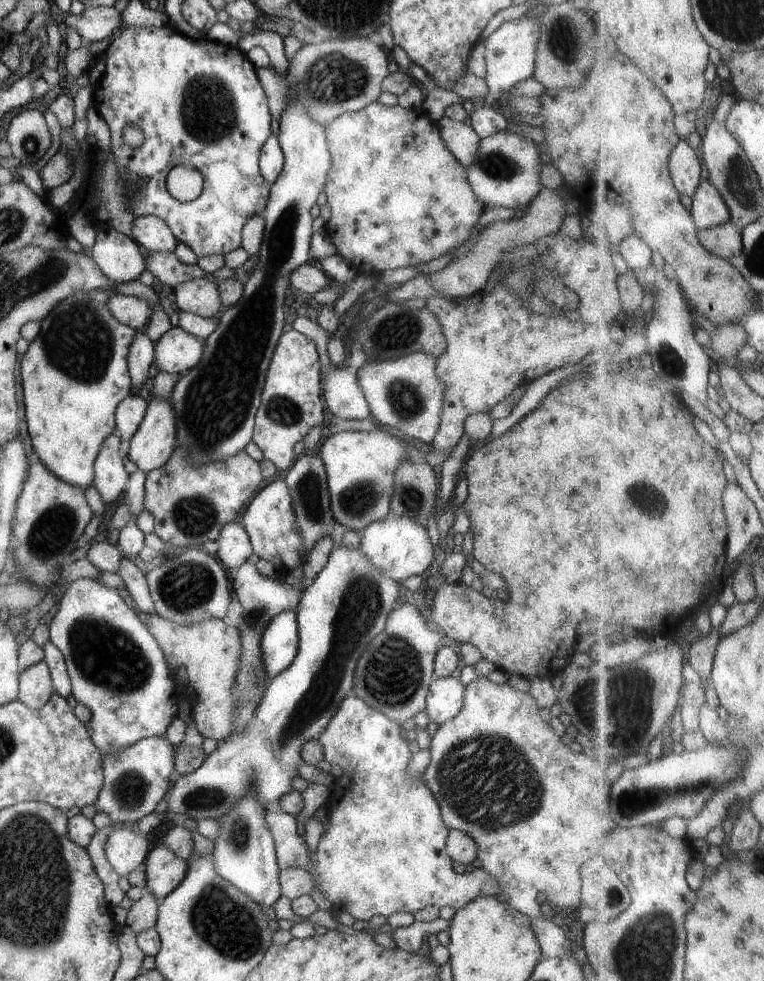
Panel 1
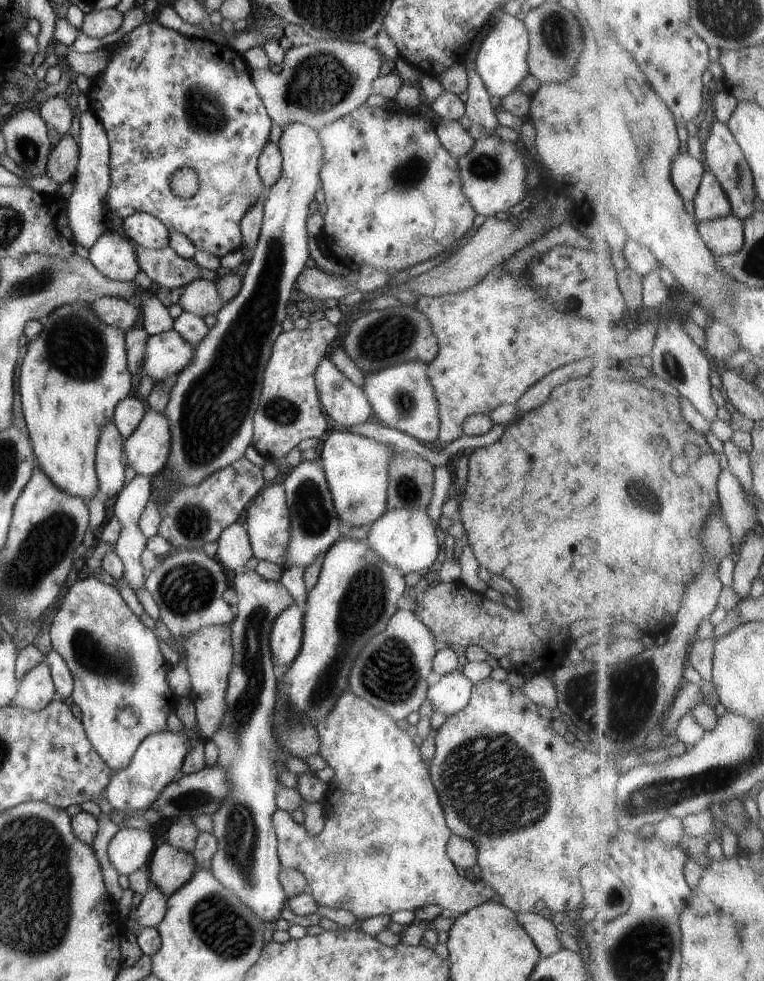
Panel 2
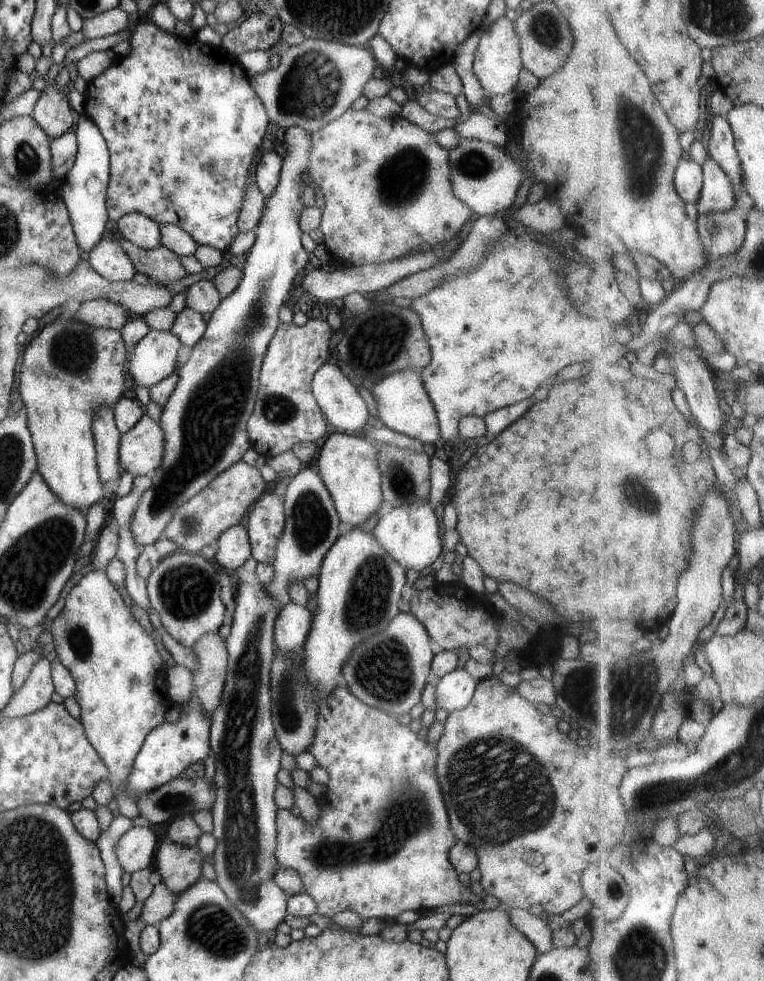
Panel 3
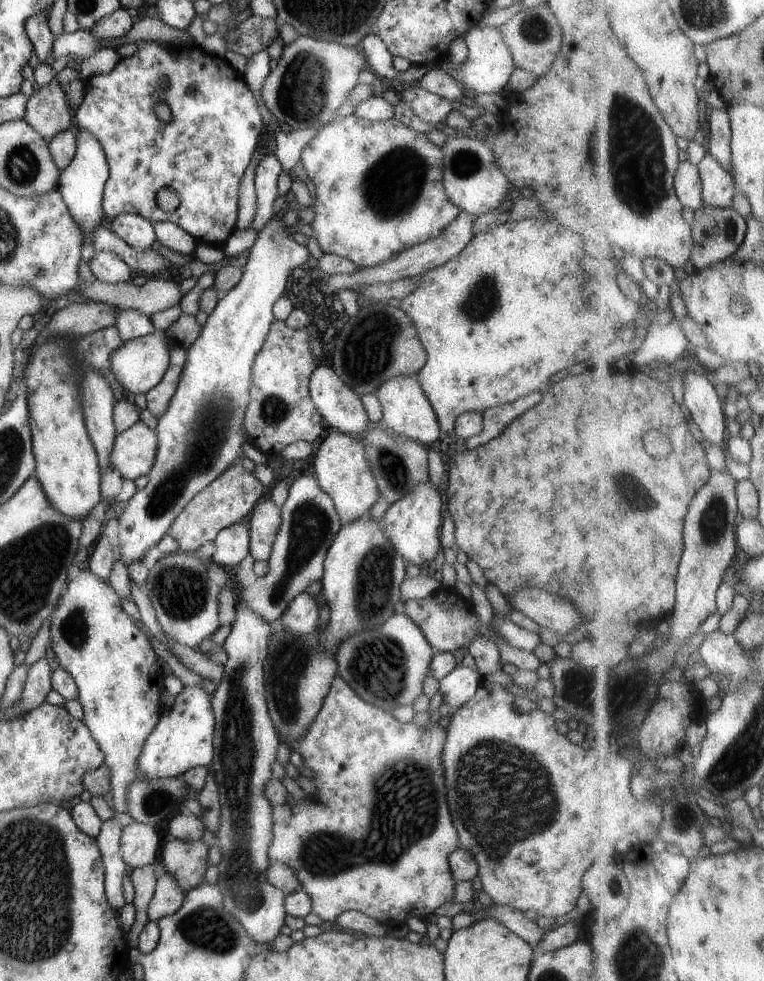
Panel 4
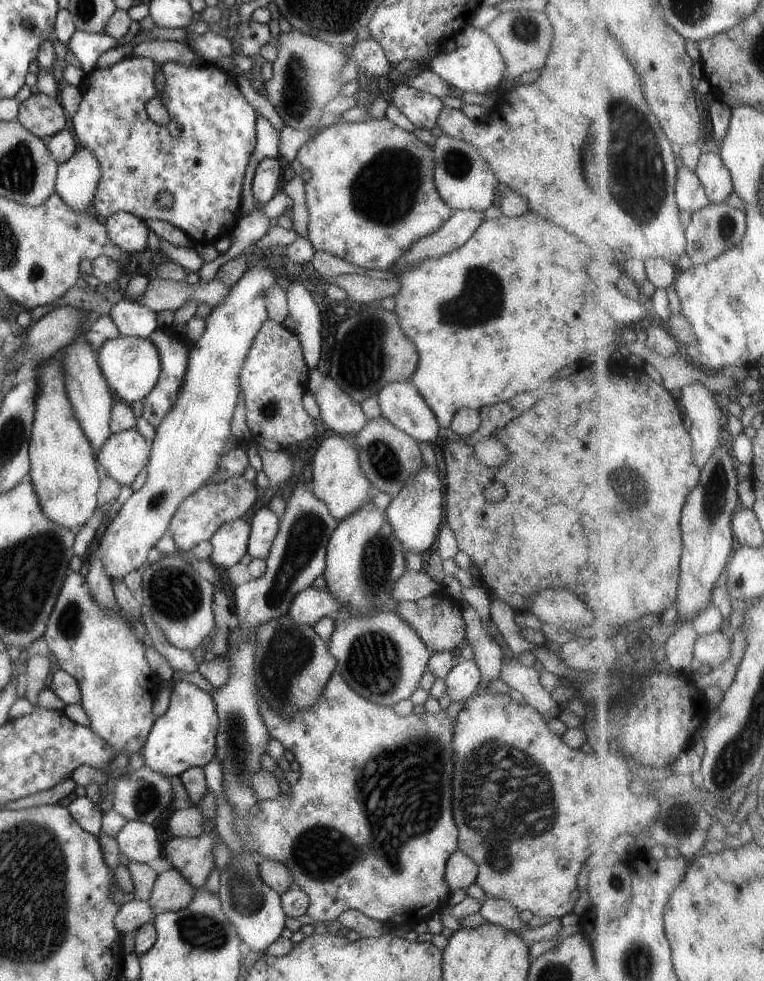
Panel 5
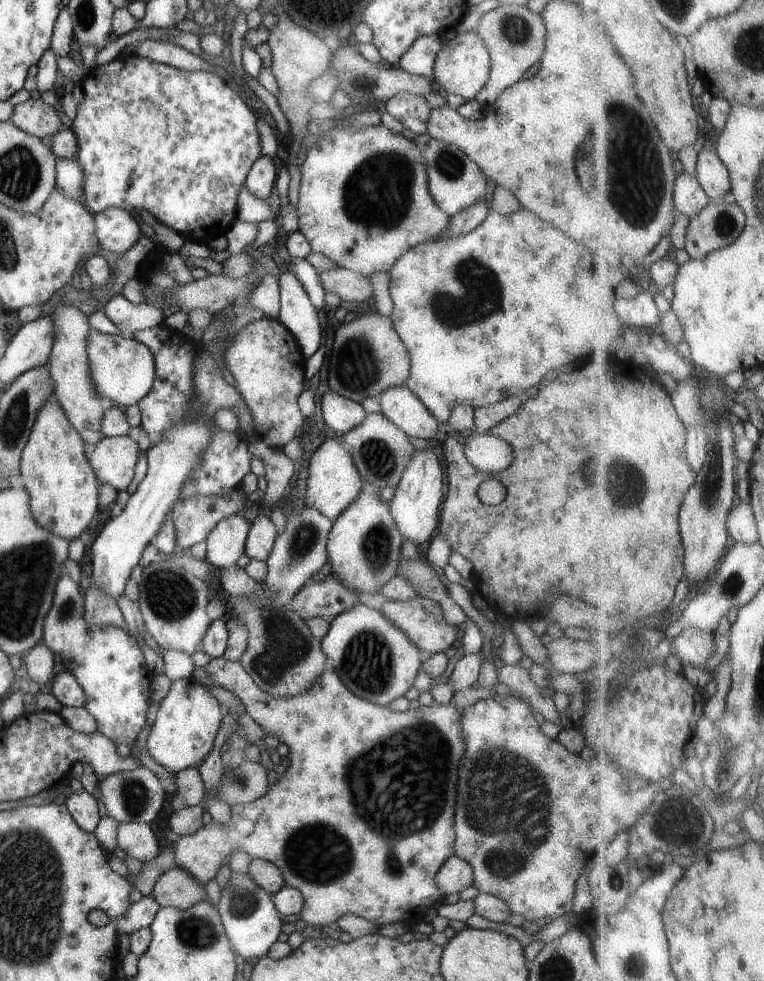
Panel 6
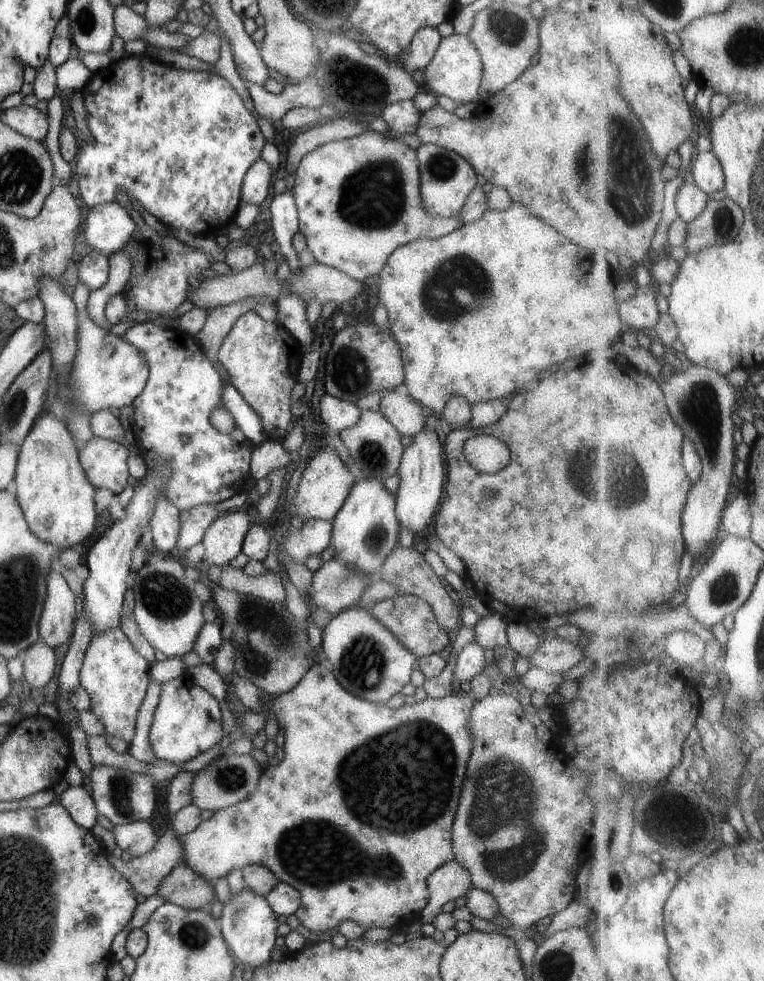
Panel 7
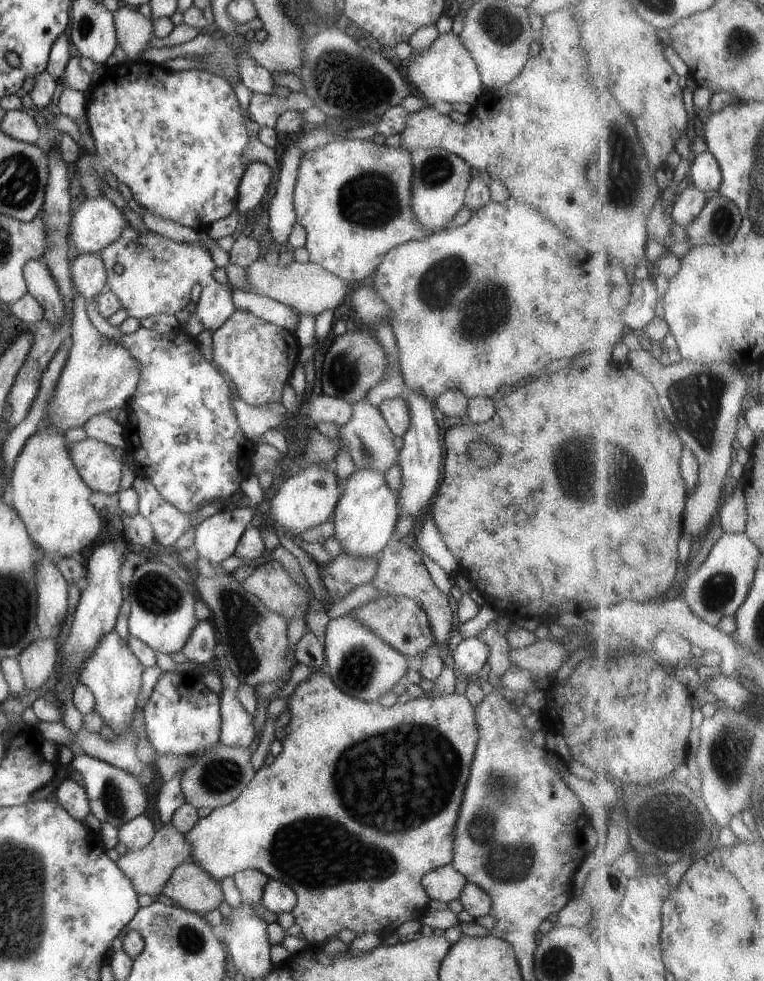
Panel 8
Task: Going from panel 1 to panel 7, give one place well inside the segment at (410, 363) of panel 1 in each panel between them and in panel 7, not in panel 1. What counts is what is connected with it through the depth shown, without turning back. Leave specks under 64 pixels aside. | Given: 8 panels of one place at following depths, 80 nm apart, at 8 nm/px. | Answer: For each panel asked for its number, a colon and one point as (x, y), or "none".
2: (400, 397)
3: (402, 404)
4: (404, 409)
5: (399, 404)
6: (397, 404)
7: (408, 417)

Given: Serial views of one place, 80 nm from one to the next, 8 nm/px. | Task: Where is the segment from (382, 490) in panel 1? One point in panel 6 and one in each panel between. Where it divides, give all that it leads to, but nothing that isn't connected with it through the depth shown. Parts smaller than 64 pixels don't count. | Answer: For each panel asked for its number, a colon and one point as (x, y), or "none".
2: (355, 468)
3: (346, 463)
4: (341, 471)
5: (336, 479)
6: (332, 483)

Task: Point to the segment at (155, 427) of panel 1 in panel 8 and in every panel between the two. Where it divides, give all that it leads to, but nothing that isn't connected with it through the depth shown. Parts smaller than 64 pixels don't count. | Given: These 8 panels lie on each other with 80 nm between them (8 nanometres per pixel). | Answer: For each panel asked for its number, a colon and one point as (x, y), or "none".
2: (146, 449)
3: (139, 451)
4: (132, 453)
5: (123, 454)
6: (112, 459)
7: (104, 462)
8: (99, 465)

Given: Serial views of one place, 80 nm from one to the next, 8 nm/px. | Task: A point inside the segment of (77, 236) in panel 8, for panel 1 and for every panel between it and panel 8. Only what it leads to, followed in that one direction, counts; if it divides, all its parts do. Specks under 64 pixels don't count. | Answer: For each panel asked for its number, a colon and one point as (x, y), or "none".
1: (150, 234)
2: (142, 230)
3: (142, 232)
4: (136, 232)
5: (129, 233)
6: (116, 230)
7: (107, 228)

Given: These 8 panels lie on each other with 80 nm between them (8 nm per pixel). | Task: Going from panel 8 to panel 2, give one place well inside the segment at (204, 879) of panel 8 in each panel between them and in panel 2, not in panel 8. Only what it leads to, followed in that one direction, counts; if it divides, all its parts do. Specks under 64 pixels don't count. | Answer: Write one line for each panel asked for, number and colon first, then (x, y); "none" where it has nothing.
2: (151, 908)
3: (158, 905)
4: (167, 898)
5: (170, 892)
6: (176, 888)
7: (181, 886)

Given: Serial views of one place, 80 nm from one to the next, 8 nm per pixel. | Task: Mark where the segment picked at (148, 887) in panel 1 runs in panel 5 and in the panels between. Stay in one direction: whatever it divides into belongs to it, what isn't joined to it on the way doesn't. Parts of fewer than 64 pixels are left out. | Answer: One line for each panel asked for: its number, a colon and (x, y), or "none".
2: (169, 868)
3: (179, 866)
4: (186, 861)
5: (192, 857)

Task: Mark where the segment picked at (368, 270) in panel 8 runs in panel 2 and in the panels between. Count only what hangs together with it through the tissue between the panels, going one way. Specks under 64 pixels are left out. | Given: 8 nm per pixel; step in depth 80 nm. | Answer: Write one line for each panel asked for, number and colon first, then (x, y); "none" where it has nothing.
2: (392, 193)
3: (385, 182)
4: (376, 186)
5: (369, 191)
6: (362, 200)
7: (357, 199)

